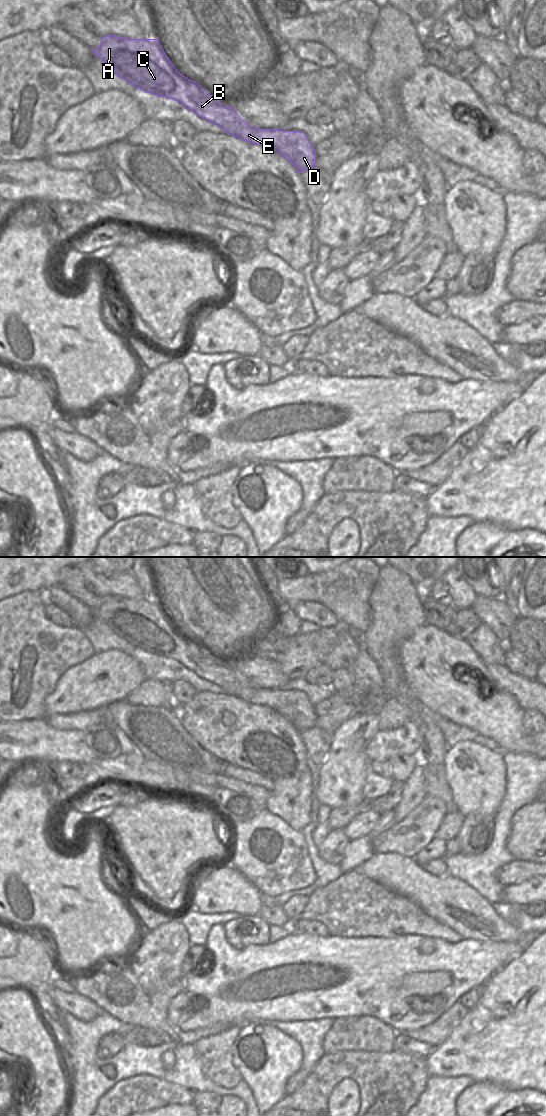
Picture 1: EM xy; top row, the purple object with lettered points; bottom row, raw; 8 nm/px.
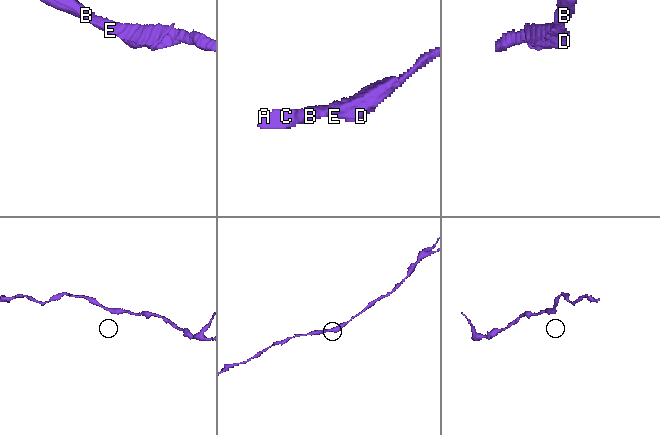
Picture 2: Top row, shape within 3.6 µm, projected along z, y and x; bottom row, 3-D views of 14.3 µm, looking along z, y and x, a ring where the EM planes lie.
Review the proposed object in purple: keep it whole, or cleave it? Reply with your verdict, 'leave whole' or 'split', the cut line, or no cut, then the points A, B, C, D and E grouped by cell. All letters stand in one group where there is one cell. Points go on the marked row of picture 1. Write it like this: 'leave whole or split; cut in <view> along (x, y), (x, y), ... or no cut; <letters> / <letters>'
leave whole; no cut; A B C D E

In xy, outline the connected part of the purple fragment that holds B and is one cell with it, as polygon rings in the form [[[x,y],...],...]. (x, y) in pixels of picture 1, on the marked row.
[[[107,35],[94,55],[99,57],[116,75],[131,85],[159,97],[167,97],[181,103],[199,117],[221,127],[227,134],[255,145],[265,145],[285,157],[301,173],[316,167],[314,145],[301,131],[283,131],[281,129],[259,129],[243,121],[233,107],[223,107],[220,98],[210,95],[198,83],[192,81],[173,66],[166,56],[158,39],[129,39]]]

